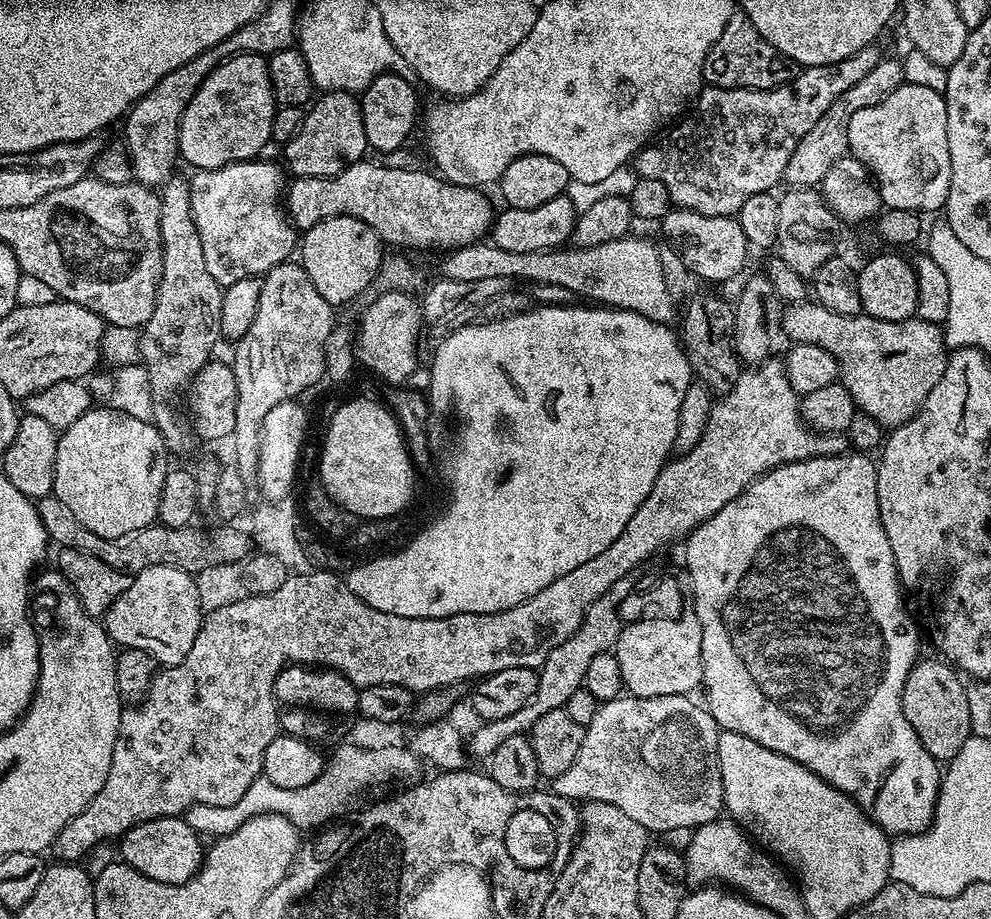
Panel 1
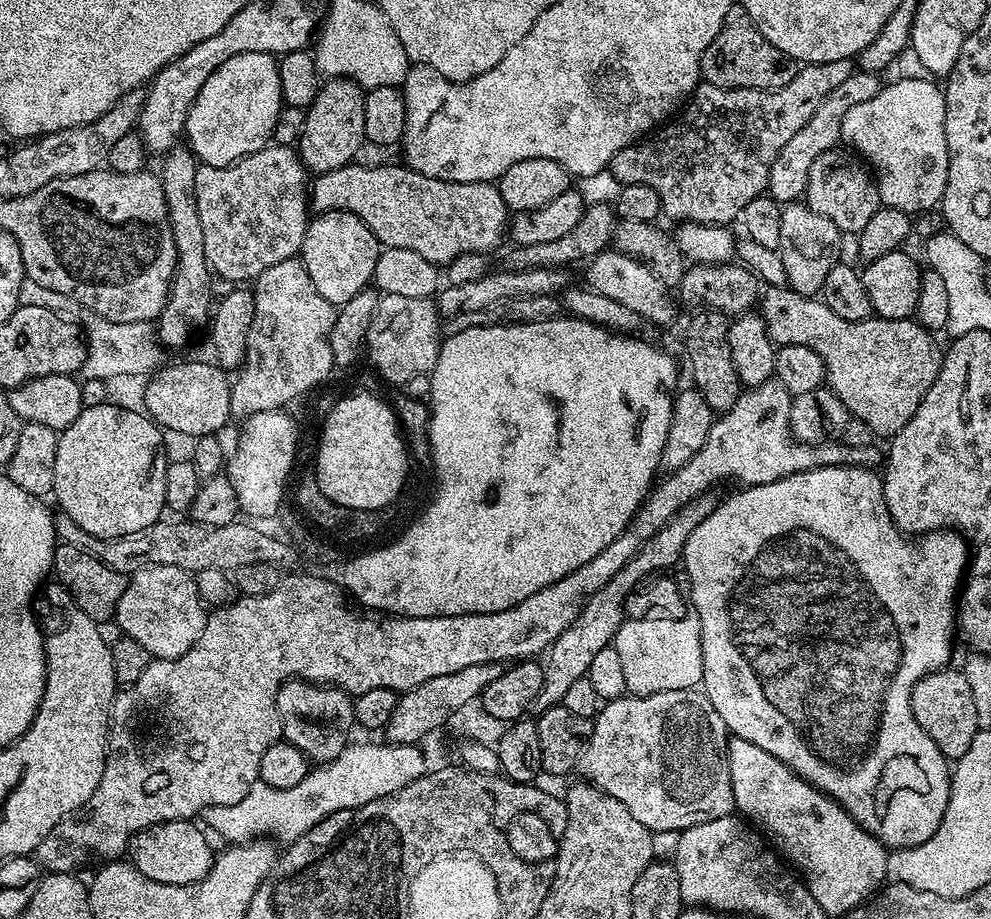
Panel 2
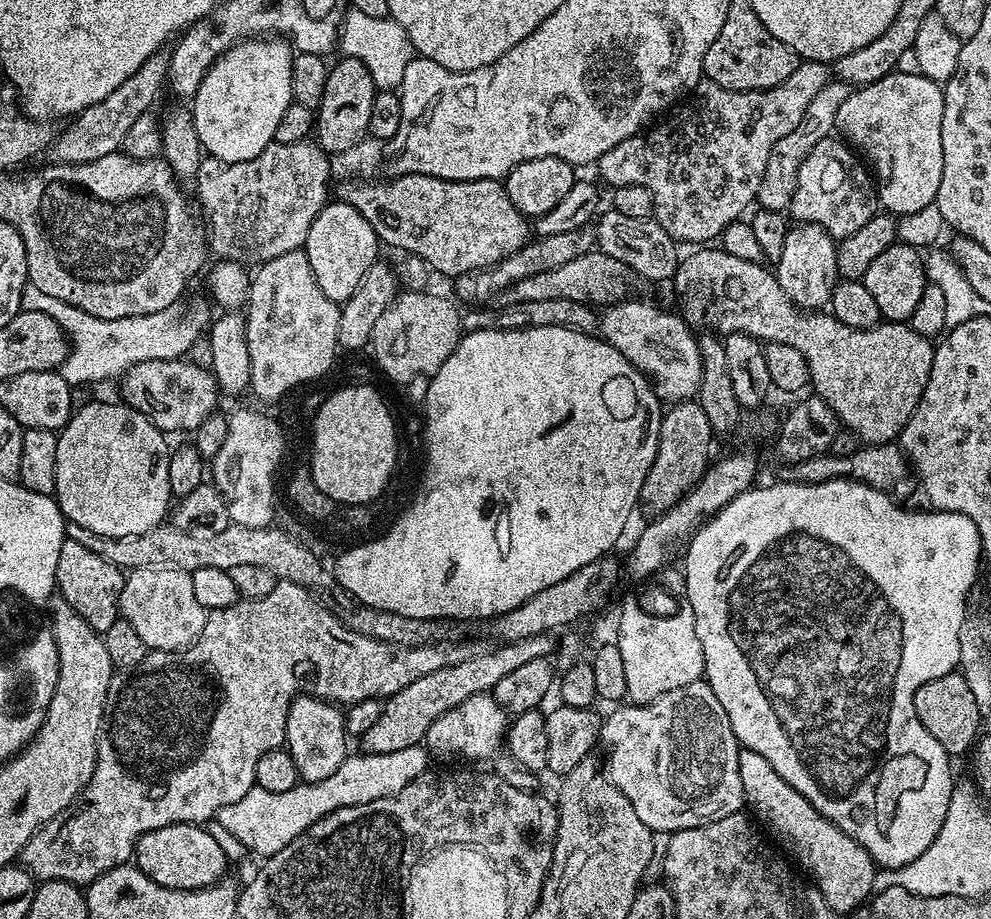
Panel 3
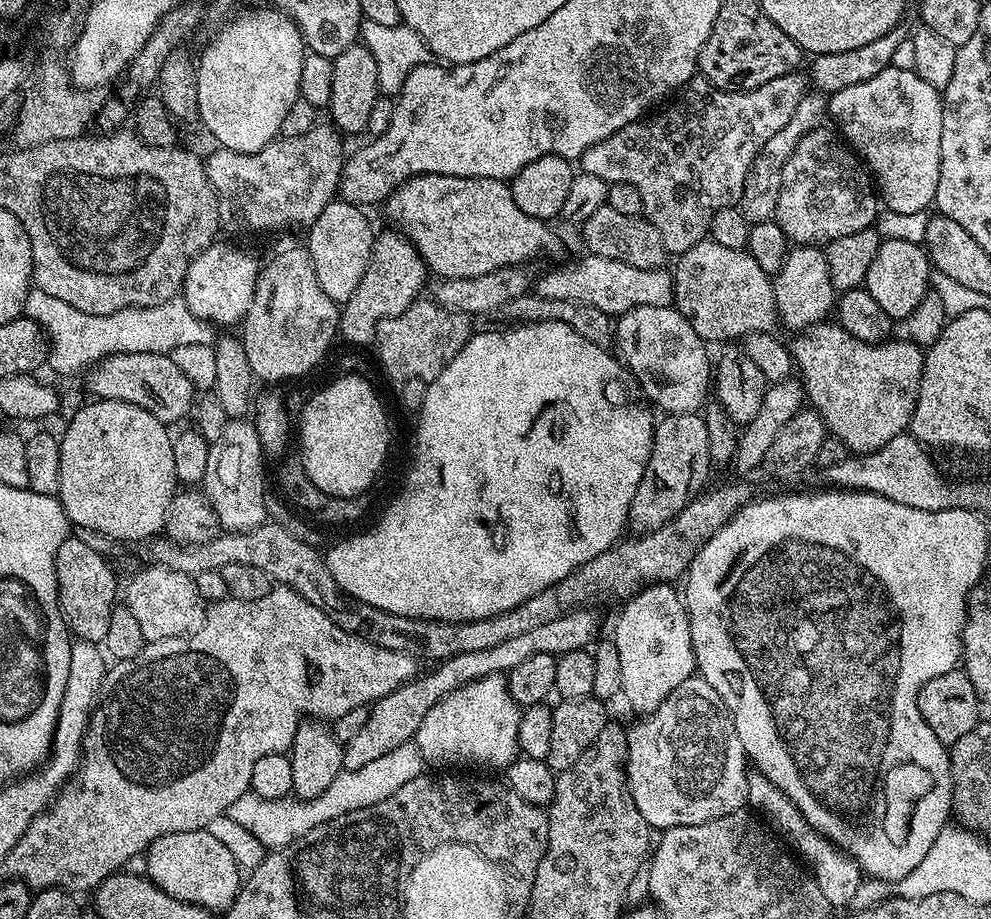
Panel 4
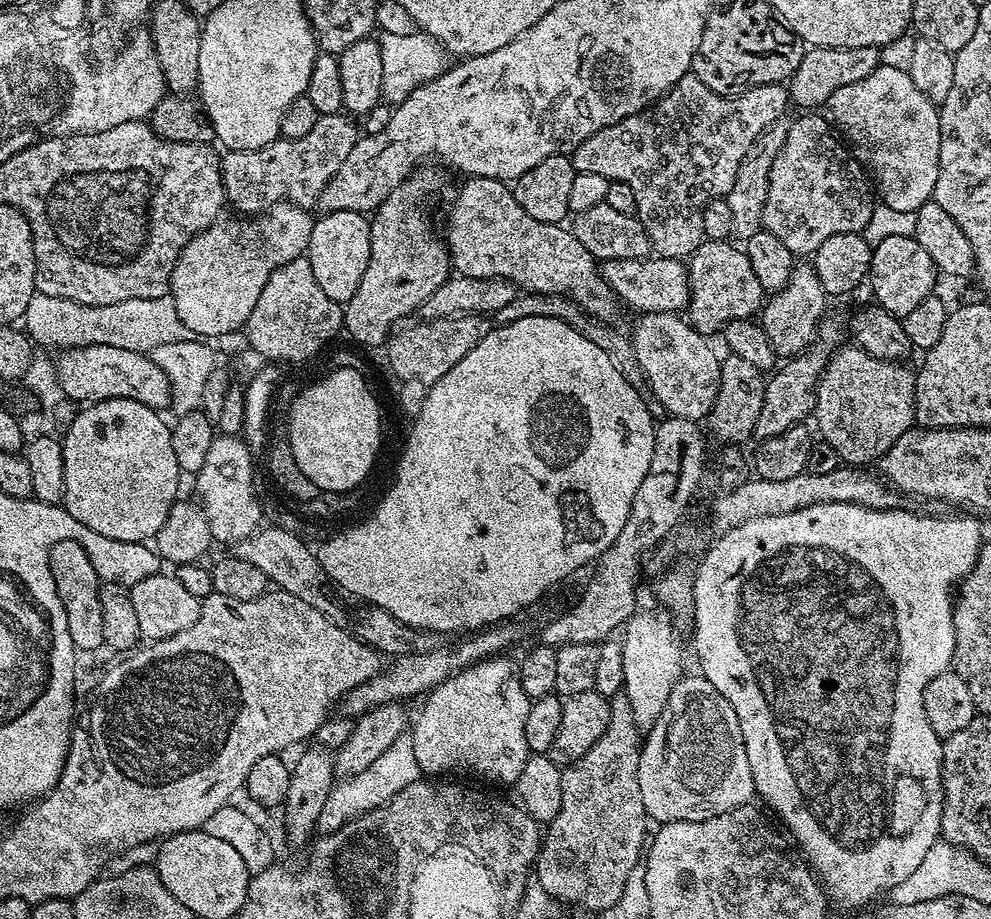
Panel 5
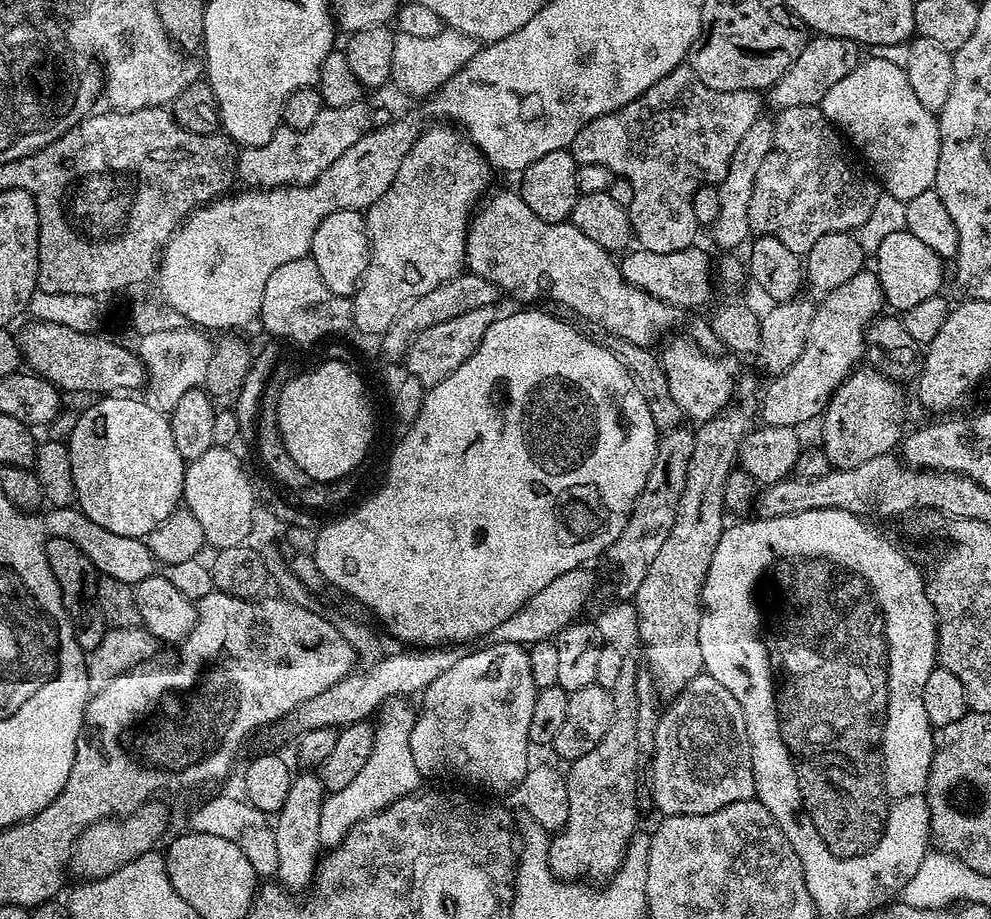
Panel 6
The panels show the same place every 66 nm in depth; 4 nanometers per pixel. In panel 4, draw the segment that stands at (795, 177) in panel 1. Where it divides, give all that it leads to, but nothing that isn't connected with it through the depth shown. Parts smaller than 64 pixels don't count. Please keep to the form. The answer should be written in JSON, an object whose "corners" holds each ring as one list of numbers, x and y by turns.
{"corners":[[805,94,802,102,794,110,794,118,786,122,772,137,760,148,760,155,752,164,752,173,744,183,744,196,739,202,745,219,749,225,766,223,771,221,776,215,778,206,778,194,782,186,782,170,790,158,790,154,798,146,800,139,808,132,813,132,815,128,821,127,828,110,828,96,824,94]]}

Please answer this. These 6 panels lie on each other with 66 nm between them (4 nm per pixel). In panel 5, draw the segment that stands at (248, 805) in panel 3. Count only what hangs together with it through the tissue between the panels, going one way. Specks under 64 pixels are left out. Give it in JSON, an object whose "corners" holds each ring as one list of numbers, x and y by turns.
{"corners":[[405,734,394,738,390,747,382,753,362,774,354,774,354,778,340,780,333,787,330,798,326,798,326,806,322,806,322,814,316,823,317,829,321,833,333,832,342,826,346,826,348,820,353,820,355,816,366,814,375,808,381,808,398,790,406,790,415,780,421,779,422,773,418,766,418,761,414,758,414,742,411,735]]}

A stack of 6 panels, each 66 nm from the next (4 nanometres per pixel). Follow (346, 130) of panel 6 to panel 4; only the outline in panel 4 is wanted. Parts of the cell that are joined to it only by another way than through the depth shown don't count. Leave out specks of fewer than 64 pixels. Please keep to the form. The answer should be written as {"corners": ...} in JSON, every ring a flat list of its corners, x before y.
{"corners":[[318,126,302,138,289,140,277,138,272,143,247,156,241,152,216,150,212,157,207,157,208,181,216,191,219,207,236,220,241,220,252,232,280,232,287,224,310,226,326,210,326,206,337,199,340,187,340,172,344,168,346,151,341,133,335,127]]}

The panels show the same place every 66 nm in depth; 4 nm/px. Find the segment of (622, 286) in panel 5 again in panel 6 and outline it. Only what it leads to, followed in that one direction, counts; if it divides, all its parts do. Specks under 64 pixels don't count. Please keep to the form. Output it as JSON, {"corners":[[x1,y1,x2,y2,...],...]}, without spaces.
{"corners":[[693,246,674,254,654,254,642,247,637,247,635,251,629,251,623,257,625,260,621,259,618,264,622,278,626,278,630,286,649,292,654,298,664,300,681,310,698,307,711,294,712,272,708,269,708,256,700,246]]}

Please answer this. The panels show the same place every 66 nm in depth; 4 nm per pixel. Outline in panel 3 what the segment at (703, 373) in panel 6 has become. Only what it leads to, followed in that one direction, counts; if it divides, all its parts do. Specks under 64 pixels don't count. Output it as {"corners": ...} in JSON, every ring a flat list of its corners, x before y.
{"corners":[[625,298,605,305,599,313,599,333,652,381,661,401,673,404,693,399,700,391,702,362,700,343,693,329,675,311,654,308,640,300]]}

